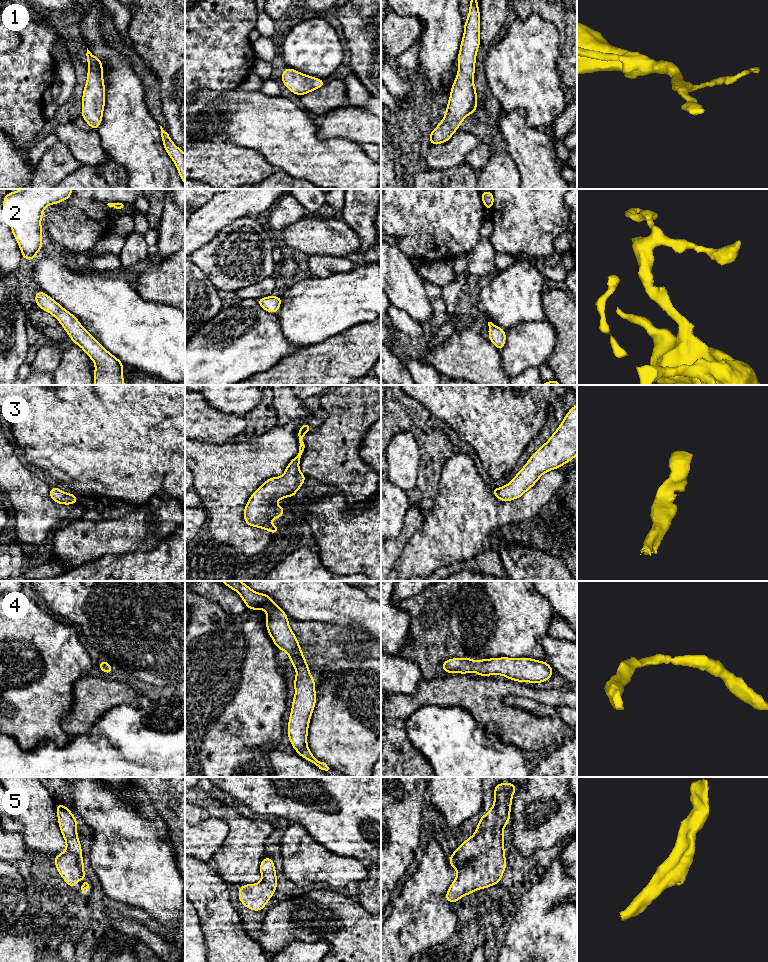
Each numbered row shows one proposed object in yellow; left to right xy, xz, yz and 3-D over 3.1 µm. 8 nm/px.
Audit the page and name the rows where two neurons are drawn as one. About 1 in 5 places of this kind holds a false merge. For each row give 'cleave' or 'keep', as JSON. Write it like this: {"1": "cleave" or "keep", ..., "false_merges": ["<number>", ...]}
{"1": "keep", "2": "keep", "3": "keep", "4": "keep", "5": "keep", "false_merges": []}

